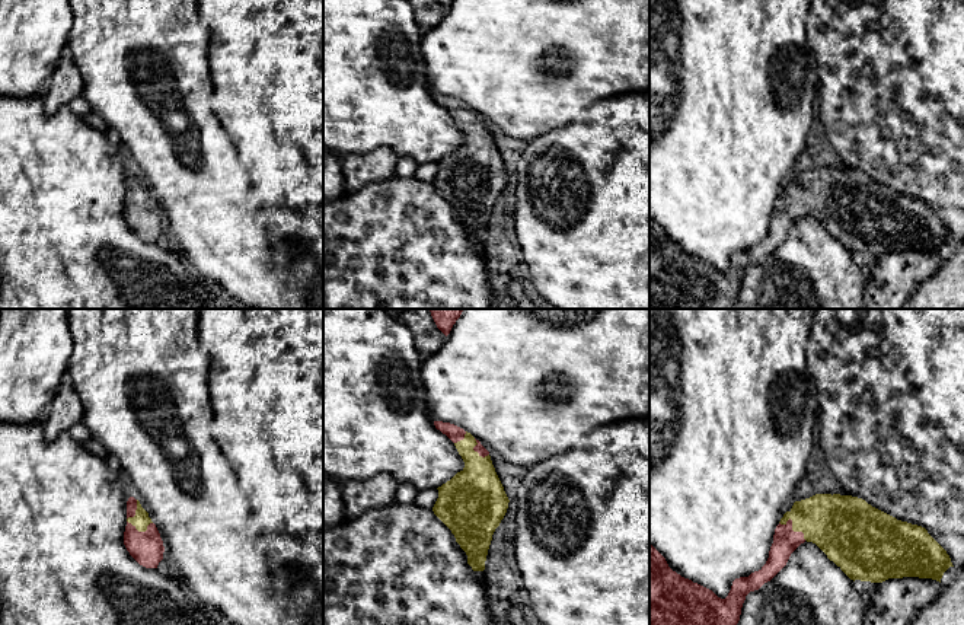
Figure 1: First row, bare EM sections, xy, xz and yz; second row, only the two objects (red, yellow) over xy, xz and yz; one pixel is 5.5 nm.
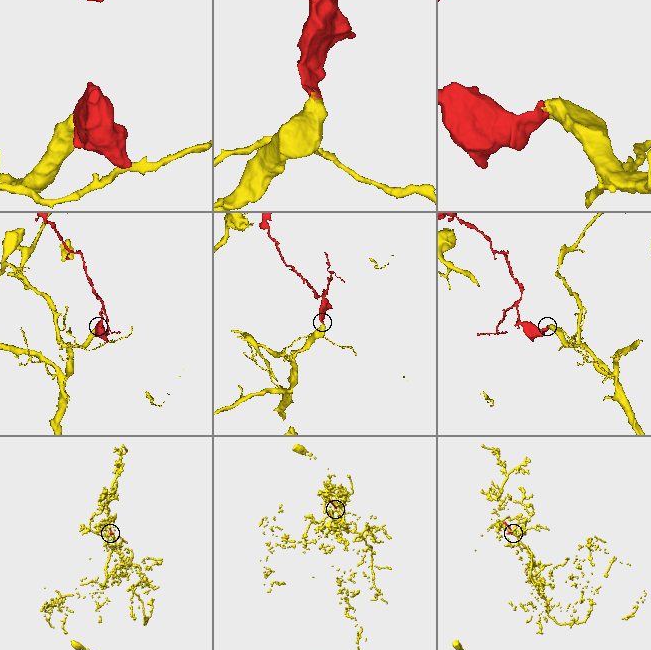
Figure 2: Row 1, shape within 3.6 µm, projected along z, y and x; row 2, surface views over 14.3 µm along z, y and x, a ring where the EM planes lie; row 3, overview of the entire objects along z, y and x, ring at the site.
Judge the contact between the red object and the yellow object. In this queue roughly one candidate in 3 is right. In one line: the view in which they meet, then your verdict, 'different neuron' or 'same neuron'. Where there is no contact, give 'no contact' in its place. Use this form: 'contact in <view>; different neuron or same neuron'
contact in xy; same neuron

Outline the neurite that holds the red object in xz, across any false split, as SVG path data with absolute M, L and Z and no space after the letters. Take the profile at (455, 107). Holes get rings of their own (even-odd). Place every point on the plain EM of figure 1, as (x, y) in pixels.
M434 95L434 99L454 117L465 141L437 162L432 185L451 204L472 243L483 245L492 208L510 173L479 114L450 96Z

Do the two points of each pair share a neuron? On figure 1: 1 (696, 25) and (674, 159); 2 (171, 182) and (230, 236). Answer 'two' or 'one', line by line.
1: one
2: one

